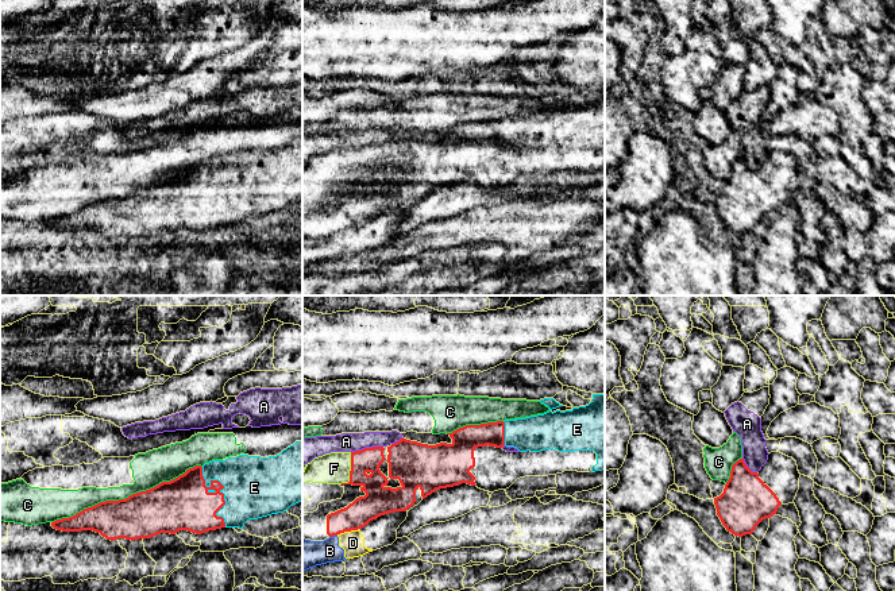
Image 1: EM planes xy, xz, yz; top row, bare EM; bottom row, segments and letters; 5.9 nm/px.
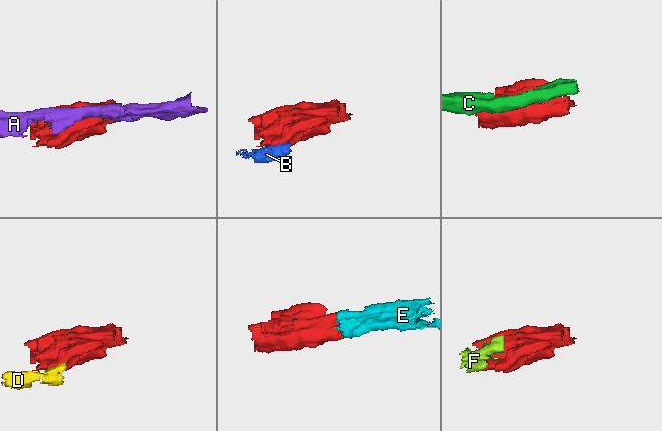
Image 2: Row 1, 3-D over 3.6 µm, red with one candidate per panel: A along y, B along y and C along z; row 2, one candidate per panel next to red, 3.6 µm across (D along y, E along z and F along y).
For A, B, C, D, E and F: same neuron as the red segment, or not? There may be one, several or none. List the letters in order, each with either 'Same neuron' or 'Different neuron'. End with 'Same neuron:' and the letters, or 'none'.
A: Different neuron
B: Different neuron
C: Different neuron
D: Different neuron
E: Same neuron
F: Same neuron
Same neuron: E, F

